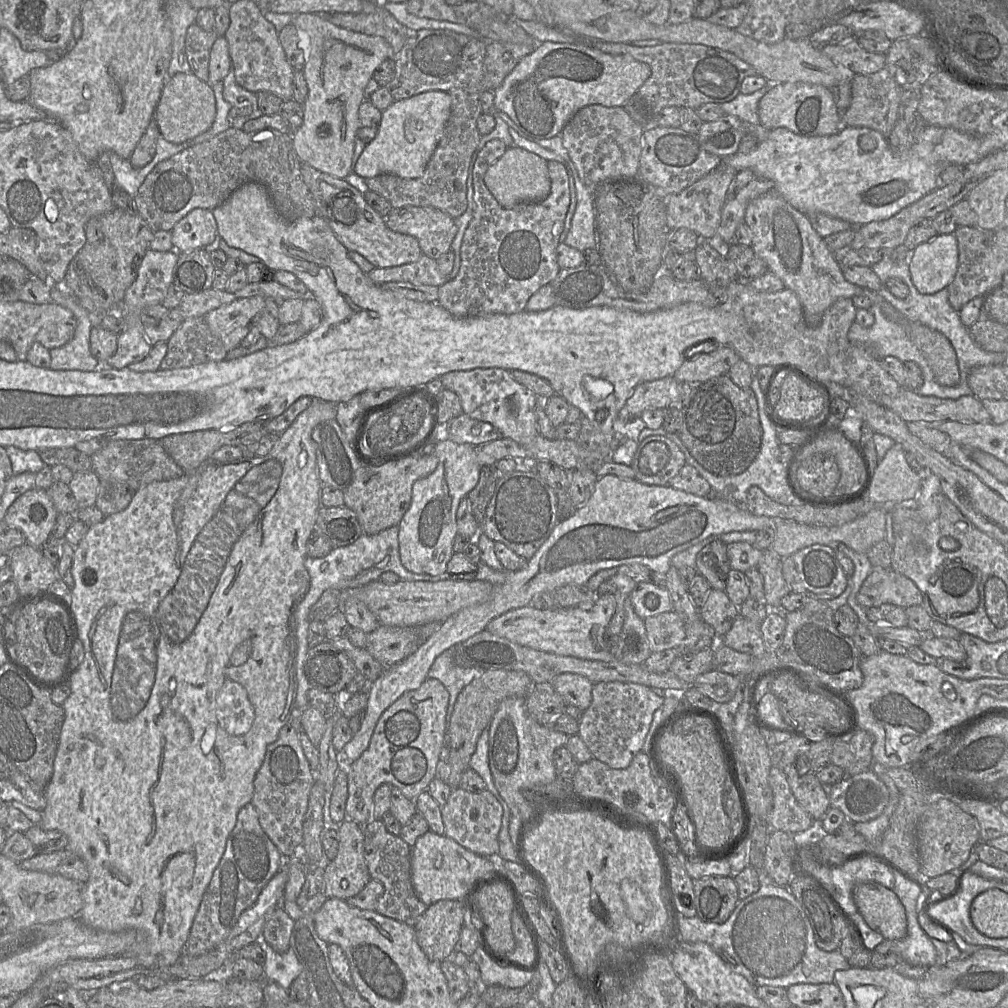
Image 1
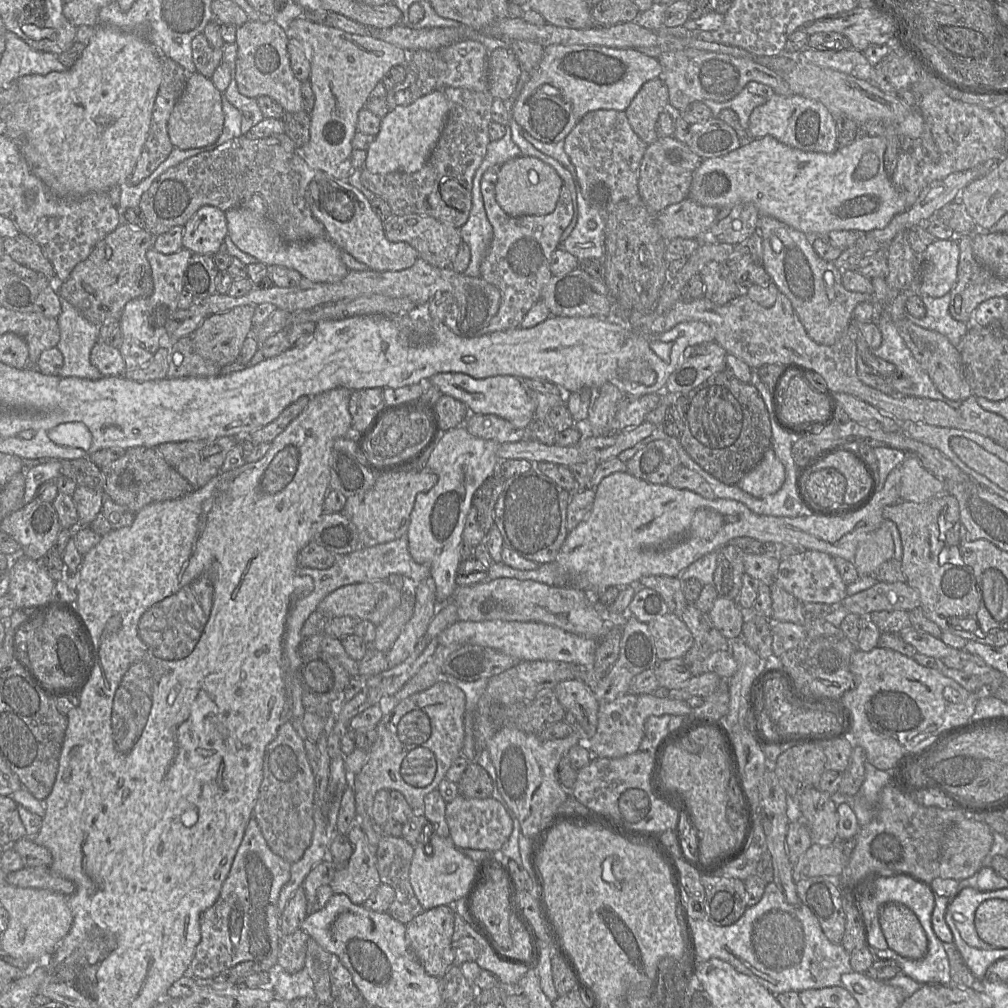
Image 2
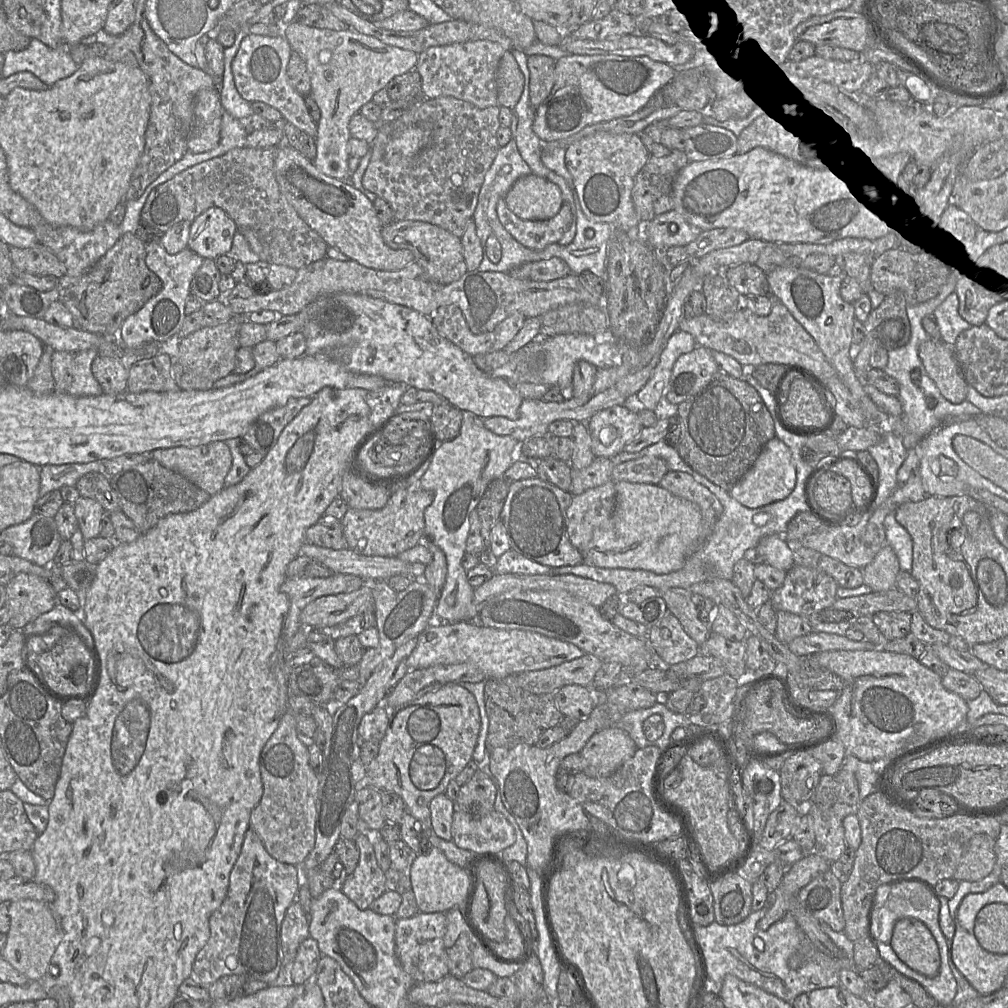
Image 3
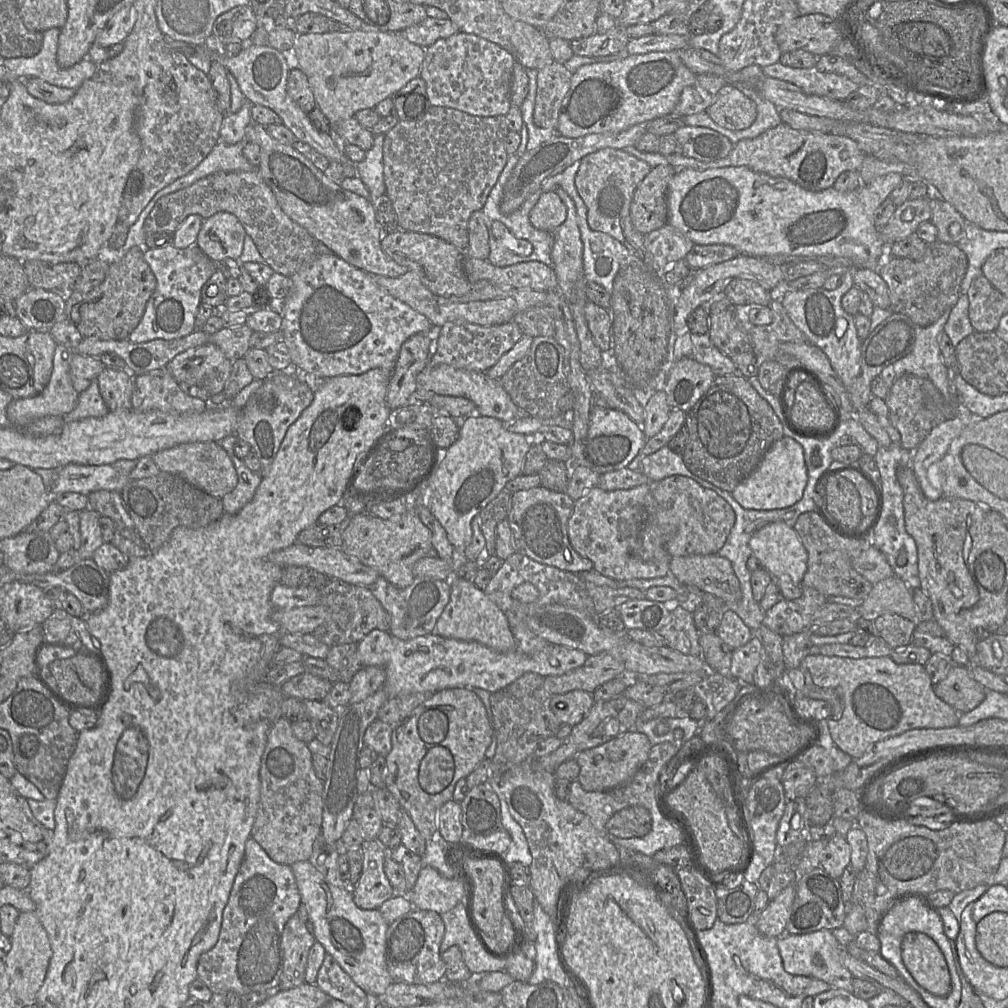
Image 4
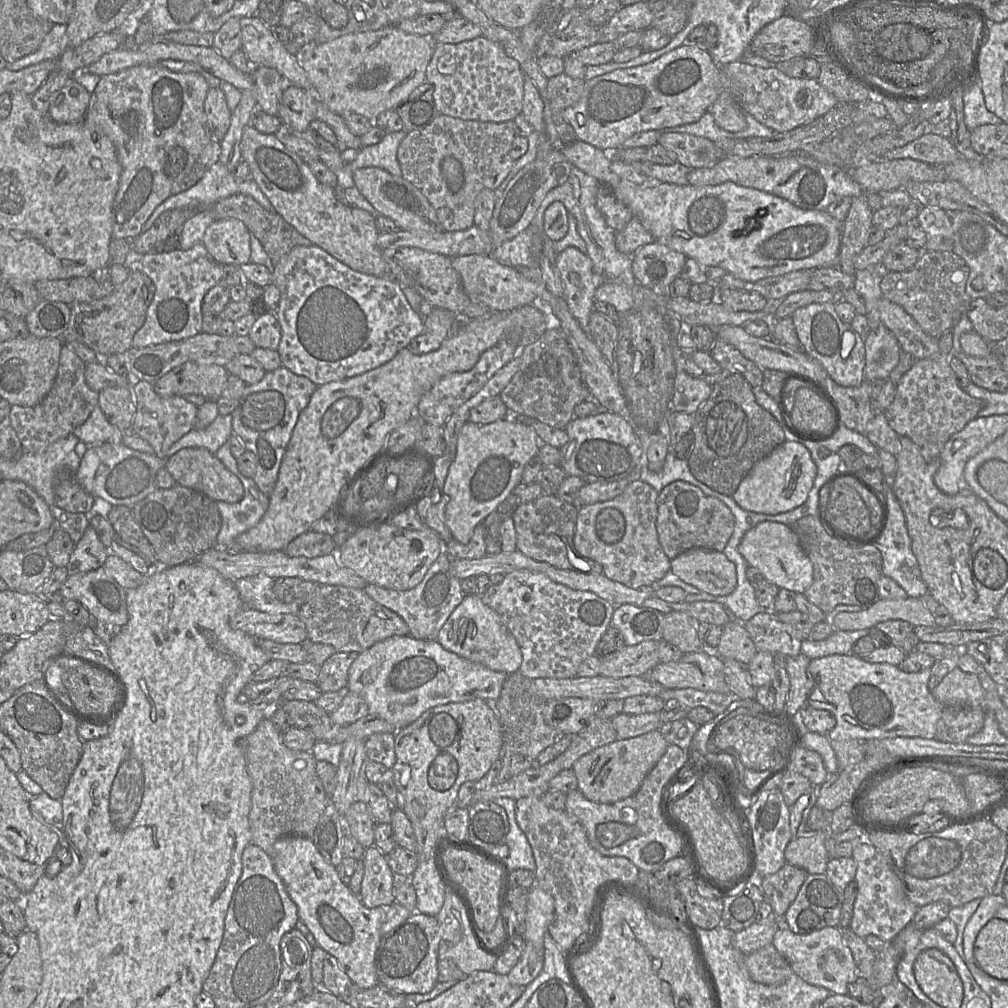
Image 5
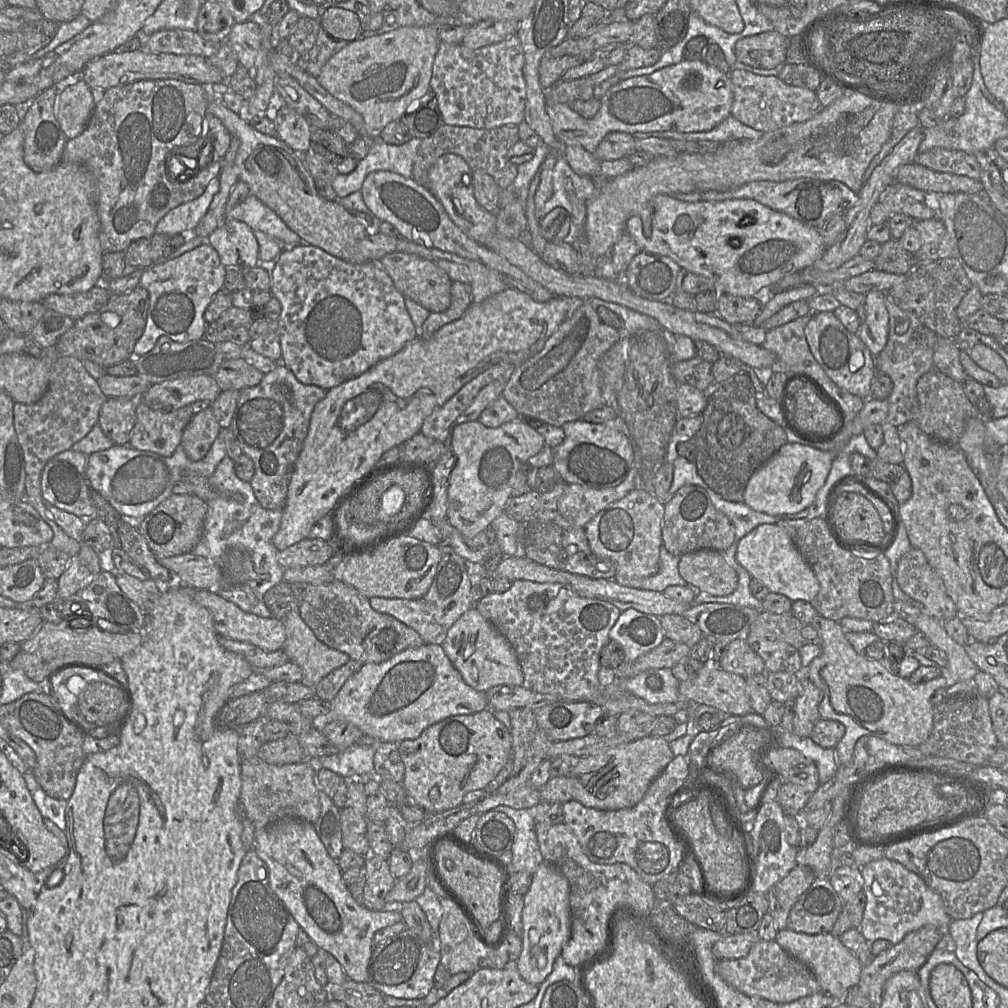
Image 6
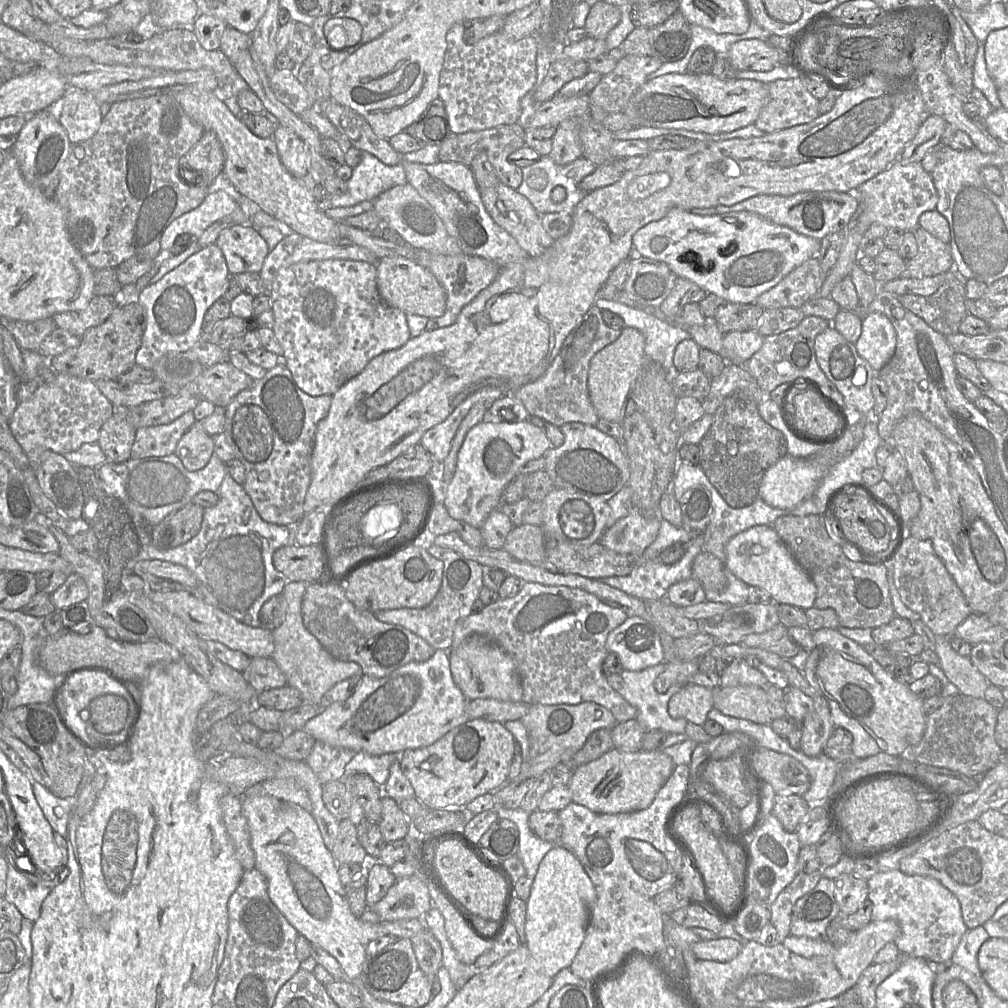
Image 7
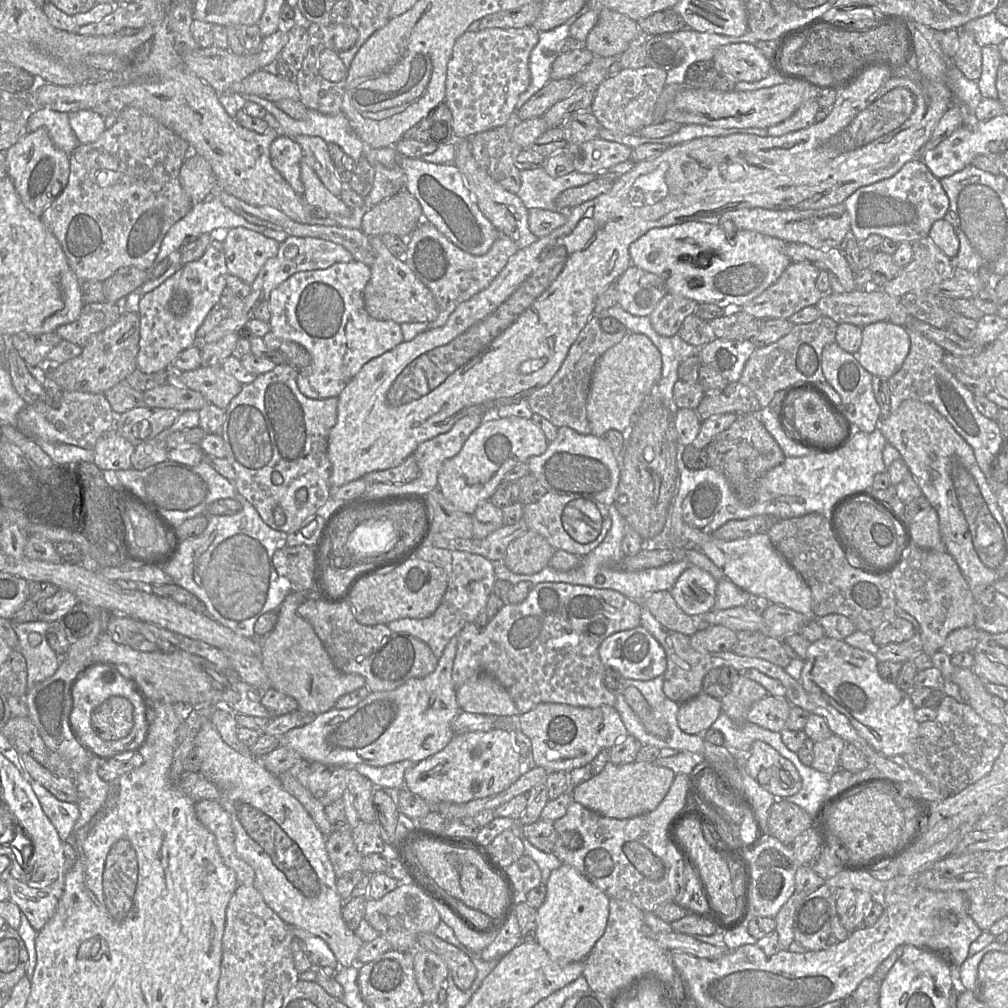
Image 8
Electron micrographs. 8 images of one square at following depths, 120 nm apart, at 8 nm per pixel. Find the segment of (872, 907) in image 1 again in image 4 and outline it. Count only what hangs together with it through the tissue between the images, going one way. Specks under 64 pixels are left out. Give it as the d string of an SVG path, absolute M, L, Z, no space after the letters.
M908 932L901 943L903 962L916 982L929 993L945 997L951 991L946 959L937 943L921 932Z

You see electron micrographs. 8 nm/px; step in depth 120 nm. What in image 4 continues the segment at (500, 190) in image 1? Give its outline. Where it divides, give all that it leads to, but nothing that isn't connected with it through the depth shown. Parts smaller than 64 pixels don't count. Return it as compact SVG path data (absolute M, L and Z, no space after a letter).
M554 191L542 193L530 211L533 227L553 233L566 219L567 210L561 198Z

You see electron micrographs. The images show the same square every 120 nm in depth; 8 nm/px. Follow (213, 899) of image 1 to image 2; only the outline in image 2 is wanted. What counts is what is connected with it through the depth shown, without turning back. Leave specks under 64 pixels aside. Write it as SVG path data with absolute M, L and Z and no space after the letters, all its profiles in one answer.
M255 817L246 826L243 839L233 859L216 902L200 915L201 940L196 946L190 974L196 979L213 979L220 972L244 961L254 961L261 971L269 971L278 963L280 919L278 900L283 886L289 881L291 863L275 854L268 846Z

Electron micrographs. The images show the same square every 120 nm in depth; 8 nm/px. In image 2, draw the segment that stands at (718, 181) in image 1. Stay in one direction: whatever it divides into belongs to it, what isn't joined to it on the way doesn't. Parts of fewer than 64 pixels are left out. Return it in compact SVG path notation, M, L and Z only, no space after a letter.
M686 197L656 215L660 234L667 242L674 238L698 238L710 228L718 210Z

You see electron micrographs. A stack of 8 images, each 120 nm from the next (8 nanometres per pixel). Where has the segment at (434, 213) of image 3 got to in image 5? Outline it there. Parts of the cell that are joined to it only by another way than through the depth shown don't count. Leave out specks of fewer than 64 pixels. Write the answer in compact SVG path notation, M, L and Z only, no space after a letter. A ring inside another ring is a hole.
M439 113L424 129L412 130L400 142L397 160L401 168L401 177L413 184L427 198L435 209L440 228L445 232L463 231L474 225L475 200L485 188L495 190L511 171L514 160L509 151L515 138L513 121L501 123L463 120ZM446 157L456 158L462 165L464 183L460 190L452 192L441 171L441 163Z

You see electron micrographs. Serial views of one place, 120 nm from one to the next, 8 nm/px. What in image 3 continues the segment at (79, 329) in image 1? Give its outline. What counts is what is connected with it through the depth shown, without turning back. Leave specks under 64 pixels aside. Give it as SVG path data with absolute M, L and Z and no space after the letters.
M97 348L74 353L73 380L67 392L72 396L100 396L102 387L92 373L92 362L98 356Z

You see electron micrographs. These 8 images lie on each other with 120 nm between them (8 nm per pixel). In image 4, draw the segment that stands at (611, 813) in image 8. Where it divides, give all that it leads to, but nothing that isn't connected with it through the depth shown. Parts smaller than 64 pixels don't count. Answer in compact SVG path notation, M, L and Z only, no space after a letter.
M628 731L599 746L584 750L575 757L579 765L578 781L586 791L602 792L630 782L644 765L652 747L648 737L637 731Z

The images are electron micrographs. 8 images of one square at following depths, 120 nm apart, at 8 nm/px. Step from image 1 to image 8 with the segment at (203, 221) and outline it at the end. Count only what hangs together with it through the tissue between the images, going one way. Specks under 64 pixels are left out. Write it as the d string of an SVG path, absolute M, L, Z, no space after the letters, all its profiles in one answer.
M243 227L222 234L228 273L252 285L265 262L274 257L280 243Z

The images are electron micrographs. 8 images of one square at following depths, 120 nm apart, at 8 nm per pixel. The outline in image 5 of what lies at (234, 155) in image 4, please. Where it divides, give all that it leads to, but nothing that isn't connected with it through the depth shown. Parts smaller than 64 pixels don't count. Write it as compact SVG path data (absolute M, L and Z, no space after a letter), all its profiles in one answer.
M218 161L205 172L194 186L159 204L143 225L142 232L147 231L164 211L175 208L203 211L209 209L217 201L234 194L249 195L264 209L276 212L253 179L237 181L234 173L231 173L225 165Z

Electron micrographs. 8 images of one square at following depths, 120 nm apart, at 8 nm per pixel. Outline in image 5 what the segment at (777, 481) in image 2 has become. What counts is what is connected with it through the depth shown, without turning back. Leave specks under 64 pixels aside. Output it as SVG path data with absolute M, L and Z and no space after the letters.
M786 440L753 467L732 498L746 511L768 515L788 512L805 503L816 475L817 467L808 448Z

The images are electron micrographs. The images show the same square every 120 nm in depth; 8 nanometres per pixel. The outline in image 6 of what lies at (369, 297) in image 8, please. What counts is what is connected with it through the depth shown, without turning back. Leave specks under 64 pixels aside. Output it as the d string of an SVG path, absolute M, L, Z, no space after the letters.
M395 251L384 255L378 262L393 281L396 289L430 312L442 312L451 304L452 280L448 274L433 262L414 254Z

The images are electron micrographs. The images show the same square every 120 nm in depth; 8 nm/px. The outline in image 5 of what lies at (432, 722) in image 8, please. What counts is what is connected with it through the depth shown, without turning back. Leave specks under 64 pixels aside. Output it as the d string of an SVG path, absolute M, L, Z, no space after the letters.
M409 635L392 636L358 654L349 669L347 690L365 700L370 714L403 728L417 720L425 711L439 705L477 698L496 701L507 676L444 649L437 640L417 640Z

